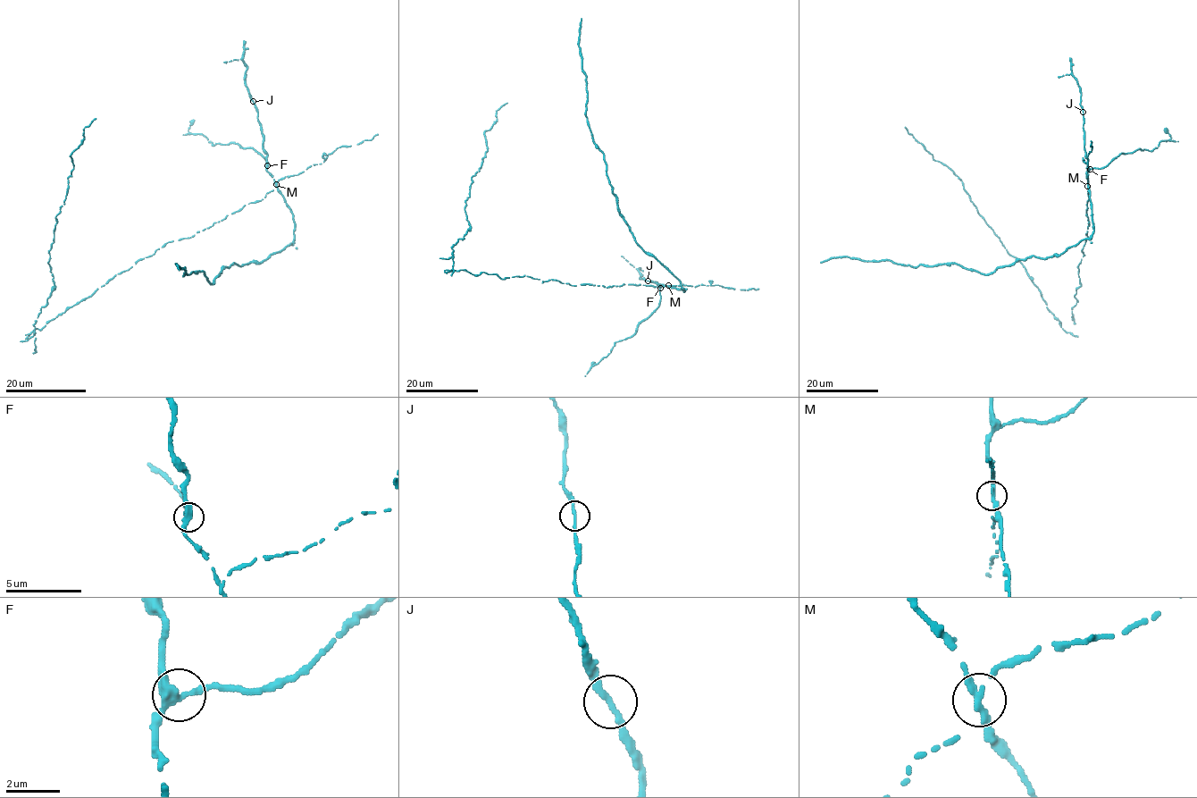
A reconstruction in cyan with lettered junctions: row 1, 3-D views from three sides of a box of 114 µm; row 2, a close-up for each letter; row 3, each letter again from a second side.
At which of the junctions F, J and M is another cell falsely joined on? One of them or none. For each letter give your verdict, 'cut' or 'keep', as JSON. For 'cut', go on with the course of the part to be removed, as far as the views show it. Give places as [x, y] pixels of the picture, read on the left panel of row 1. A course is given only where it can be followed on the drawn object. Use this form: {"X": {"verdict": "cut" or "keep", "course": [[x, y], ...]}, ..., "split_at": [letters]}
{"F": {"verdict": "keep"}, "J": {"verdict": "keep"}, "M": {"verdict": "cut"}, "split_at": ["M"]}

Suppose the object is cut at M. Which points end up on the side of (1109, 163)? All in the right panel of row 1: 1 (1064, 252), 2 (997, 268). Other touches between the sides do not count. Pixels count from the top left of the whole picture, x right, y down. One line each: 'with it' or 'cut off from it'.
1: with it
2: with it

